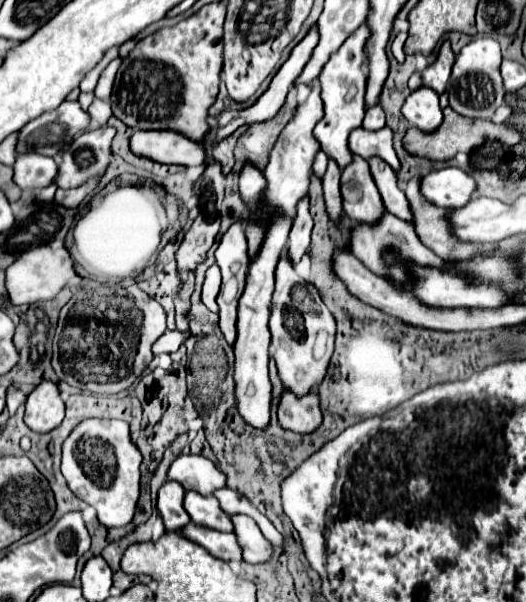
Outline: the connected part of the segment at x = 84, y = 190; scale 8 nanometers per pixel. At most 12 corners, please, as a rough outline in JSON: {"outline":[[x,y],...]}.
{"outline":[[102,174],[88,182],[62,190],[58,188],[54,200],[66,208],[76,206],[86,198],[86,194],[96,188]]}

